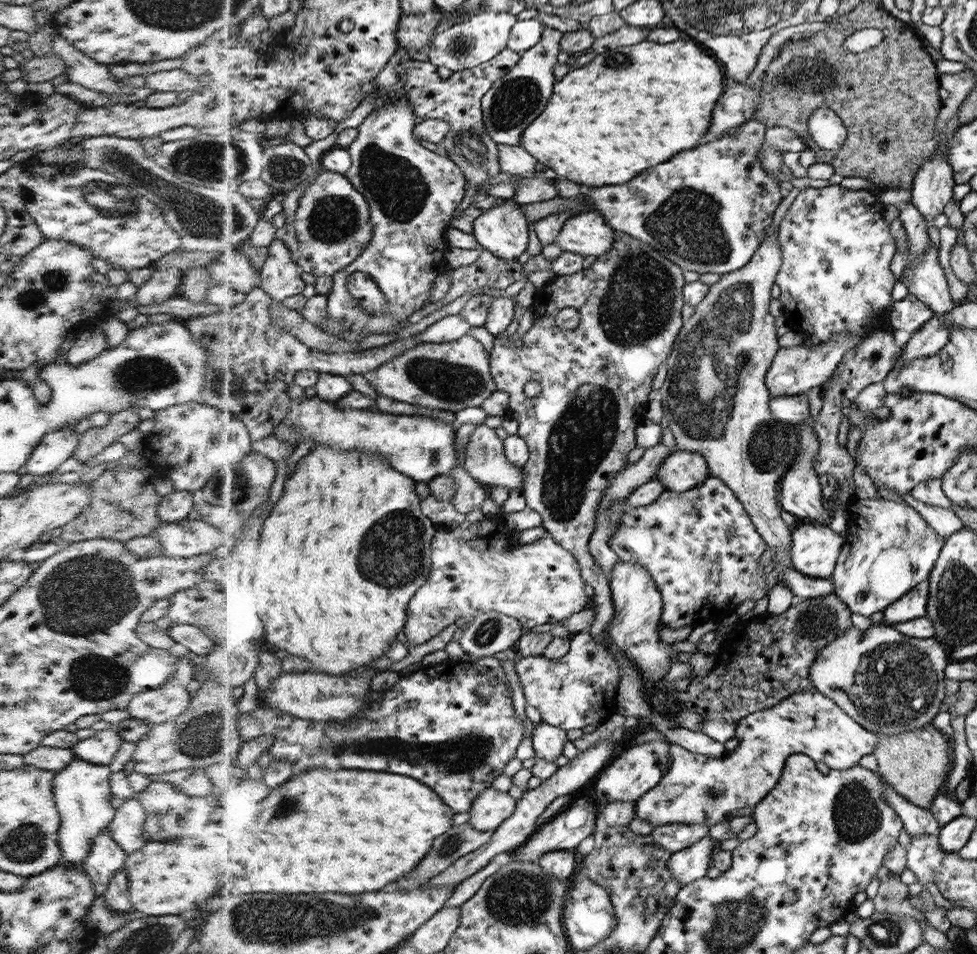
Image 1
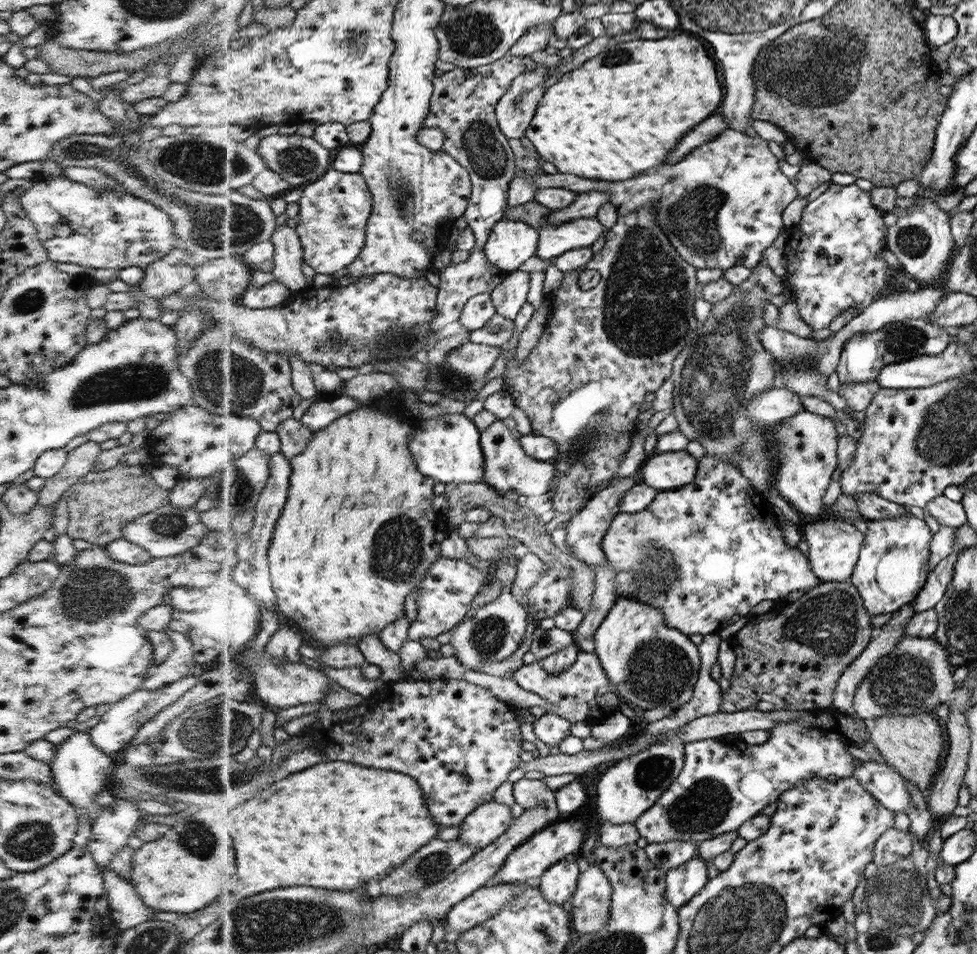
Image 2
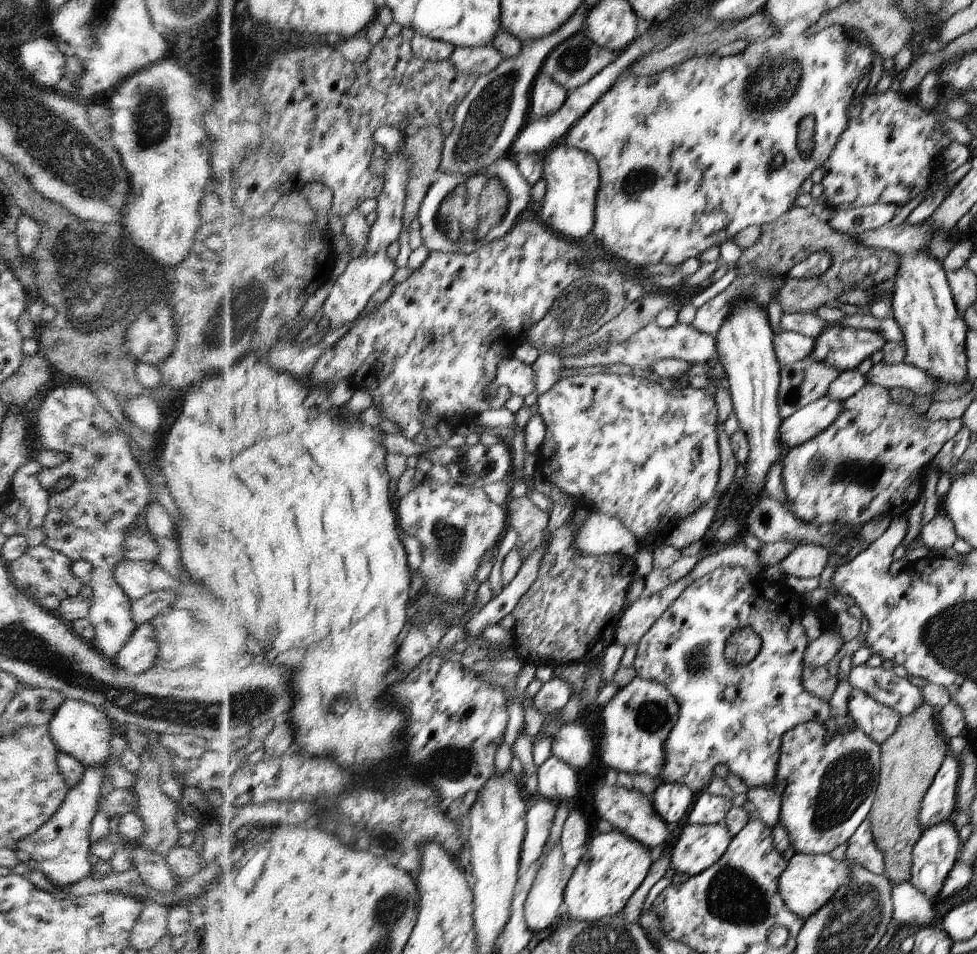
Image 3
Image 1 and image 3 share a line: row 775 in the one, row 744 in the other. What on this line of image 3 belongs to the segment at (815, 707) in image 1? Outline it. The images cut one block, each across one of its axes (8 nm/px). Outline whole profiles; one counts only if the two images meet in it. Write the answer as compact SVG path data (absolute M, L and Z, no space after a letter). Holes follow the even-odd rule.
M726 566L718 568L706 574L703 578L692 582L689 587L685 589L685 592L677 600L674 600L673 604L670 604L665 615L653 625L649 632L646 632L641 643L638 643L638 653L636 654L633 668L637 676L643 680L662 680L662 685L666 684L666 688L670 688L669 692L674 692L674 698L678 702L678 705L680 705L679 722L673 731L670 732L669 739L665 741L665 768L662 770L660 776L665 783L688 785L695 791L706 790L710 787L711 778L714 777L714 767L721 763L728 767L729 772L740 777L742 783L744 782L749 790L760 786L776 788L782 780L777 774L781 755L781 745L784 743L785 735L792 728L798 727L803 723L808 723L809 721L815 721L819 724L826 725L826 722L828 722L830 718L834 718L836 732L840 735L855 730L855 722L848 713L844 714L844 716L832 714L832 706L828 700L813 696L813 694L807 692L803 686L802 652L804 652L804 648L806 648L807 633L804 632L804 622L800 622L800 618L802 618L802 610L800 610L800 608L804 607L800 606L800 602L803 602L803 596L790 589L789 586L782 582L769 584L766 580L762 579L762 577L755 577L753 574L750 574L749 570L745 567ZM745 627L752 628L752 631L760 636L760 653L748 665L730 665L723 656L726 642L734 630Z

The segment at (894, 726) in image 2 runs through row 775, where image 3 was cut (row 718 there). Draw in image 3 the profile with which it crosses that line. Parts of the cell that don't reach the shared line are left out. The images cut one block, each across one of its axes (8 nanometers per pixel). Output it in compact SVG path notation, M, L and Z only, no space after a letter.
M924 702L914 712L902 717L894 733L879 745L881 748L880 787L877 789L876 802L869 813L869 818L876 846L885 857L884 874L889 877L889 880L894 885L912 879L913 849L924 834L920 824L922 802L947 758L948 744L946 744L946 740L942 736L943 734L938 732L936 720L934 720L934 708Z

